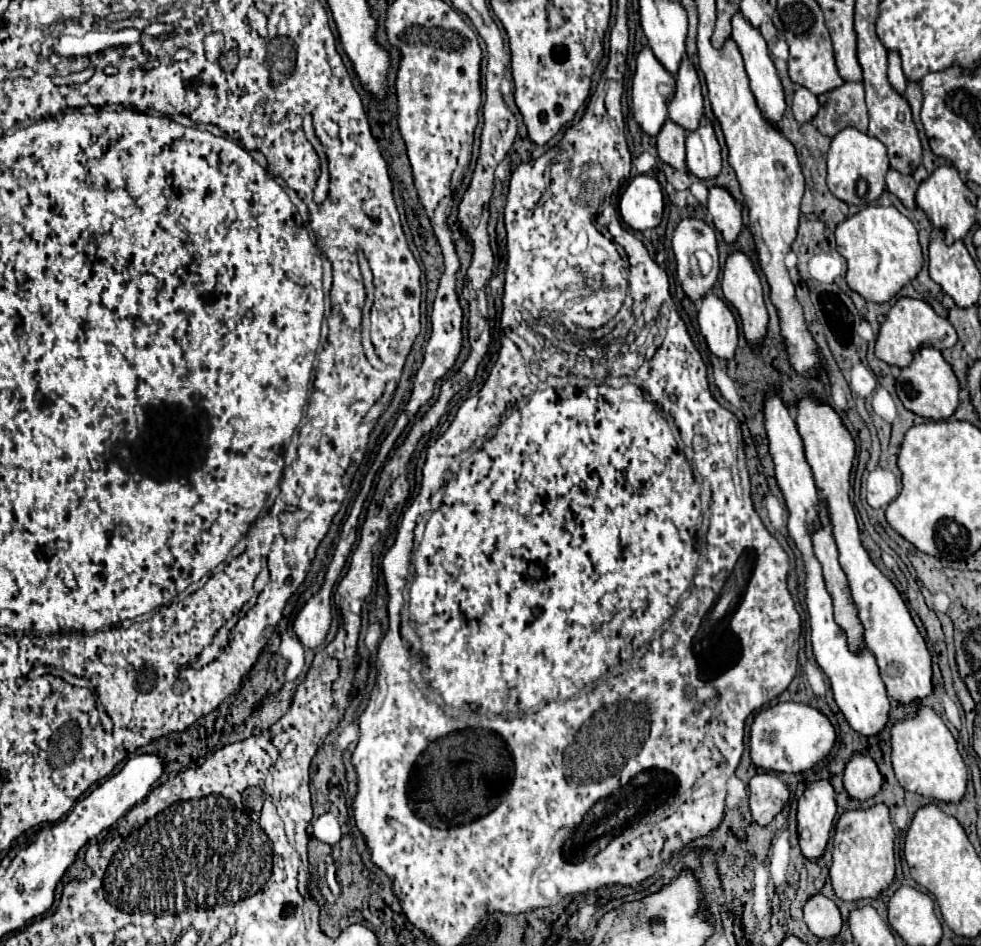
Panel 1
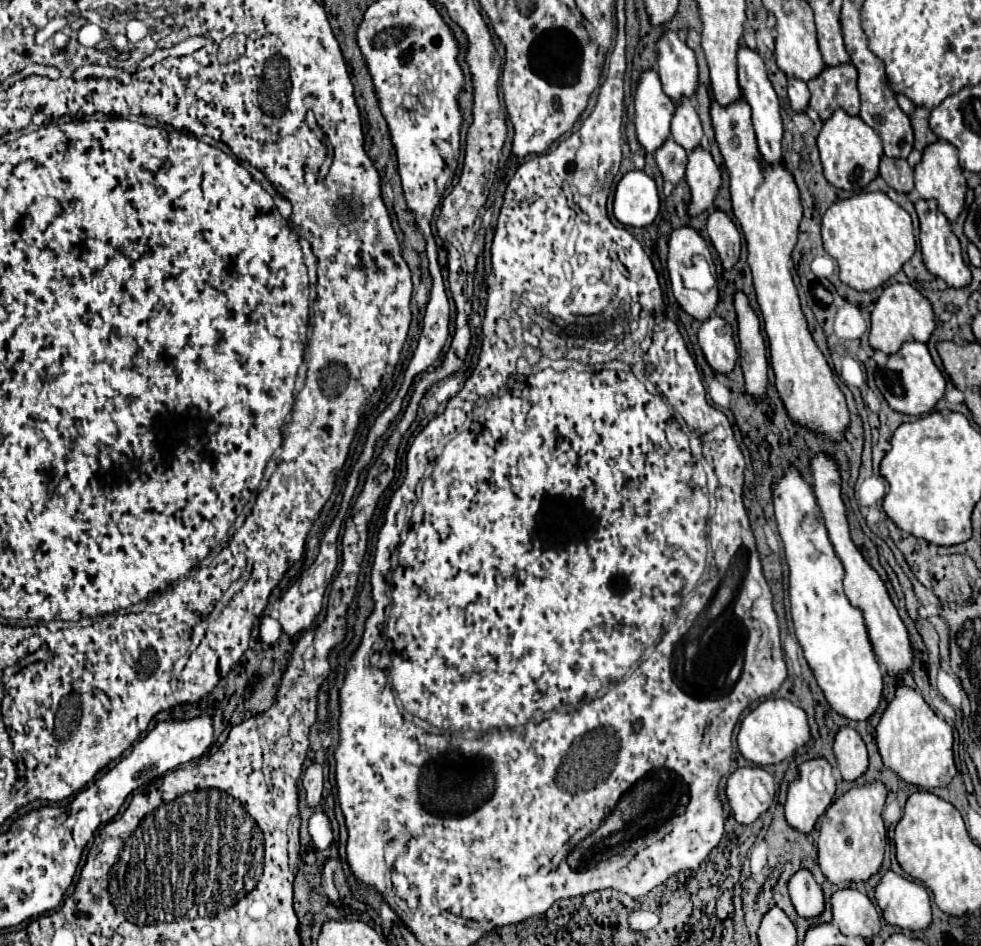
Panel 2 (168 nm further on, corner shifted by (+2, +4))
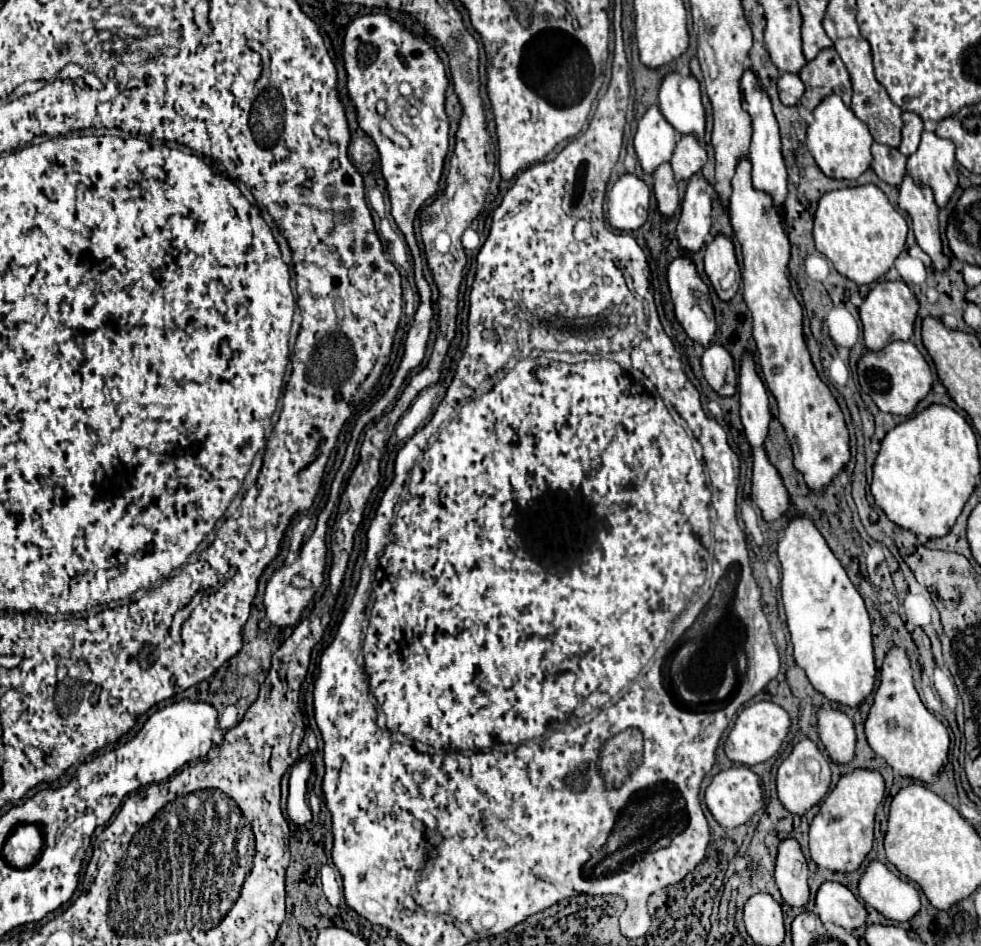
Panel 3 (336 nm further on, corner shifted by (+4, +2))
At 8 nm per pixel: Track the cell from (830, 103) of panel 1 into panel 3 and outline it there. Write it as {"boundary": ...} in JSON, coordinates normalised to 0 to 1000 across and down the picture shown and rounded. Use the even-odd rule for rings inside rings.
{"boundary":[[[849,50],[837,52],[829,64],[823,64],[823,69],[814,75],[814,81],[821,88],[821,98],[814,105],[814,111],[825,117],[847,98],[853,98],[861,111],[867,109],[867,84]]]}

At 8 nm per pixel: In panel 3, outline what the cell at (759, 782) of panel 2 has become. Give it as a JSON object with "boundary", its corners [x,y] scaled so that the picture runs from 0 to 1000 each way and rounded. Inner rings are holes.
{"boundary":[[[745,811],[745,813],[733,815],[725,823],[723,832],[719,834],[719,851],[735,874],[741,874],[741,876],[753,874],[761,870],[778,853],[776,823],[764,811]]]}

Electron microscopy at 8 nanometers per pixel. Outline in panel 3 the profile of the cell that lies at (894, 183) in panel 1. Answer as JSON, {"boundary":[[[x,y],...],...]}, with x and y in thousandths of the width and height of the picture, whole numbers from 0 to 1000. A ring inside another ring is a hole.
{"boundary":[[[898,151],[888,153],[888,164],[890,164],[888,177],[894,183],[894,187],[900,189],[902,193],[914,198],[920,191],[925,166],[918,164],[916,158],[906,155],[906,153],[898,153]]]}

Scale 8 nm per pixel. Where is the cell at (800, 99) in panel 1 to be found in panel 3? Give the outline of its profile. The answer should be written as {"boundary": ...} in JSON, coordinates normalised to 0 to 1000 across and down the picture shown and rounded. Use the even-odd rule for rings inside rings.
{"boundary":[[[798,77],[792,86],[792,96],[794,96],[794,105],[798,111],[812,111],[821,96],[821,90],[817,88],[814,79]]]}

